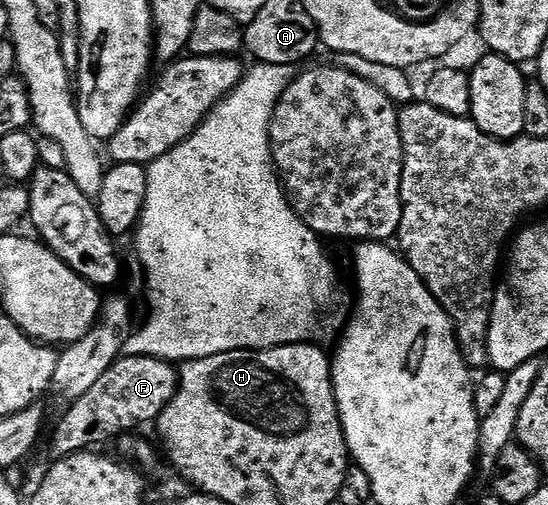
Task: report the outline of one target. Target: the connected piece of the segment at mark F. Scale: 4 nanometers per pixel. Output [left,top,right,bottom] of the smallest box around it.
[52,355,178,460]

